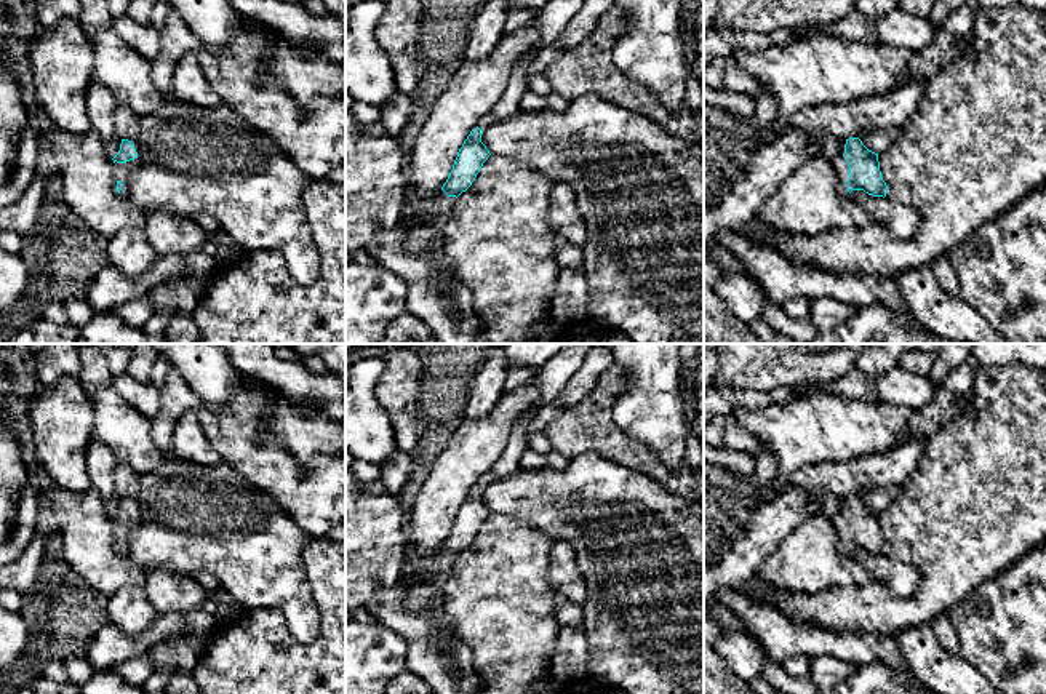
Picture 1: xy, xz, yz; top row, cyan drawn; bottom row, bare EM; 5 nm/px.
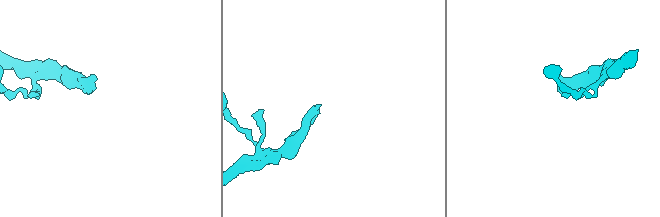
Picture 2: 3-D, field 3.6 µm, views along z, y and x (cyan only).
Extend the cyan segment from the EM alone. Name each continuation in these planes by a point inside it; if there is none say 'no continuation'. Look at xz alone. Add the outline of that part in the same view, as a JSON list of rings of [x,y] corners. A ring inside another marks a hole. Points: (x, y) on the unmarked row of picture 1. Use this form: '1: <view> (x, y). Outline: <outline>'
1: xz (550, 379). Outline: [[[565,344],[542,368],[534,371],[539,387],[536,405],[513,424],[507,446],[493,465],[493,469],[478,480],[480,488],[489,486],[493,481],[518,472],[520,459],[528,448],[528,422],[534,411],[547,403],[552,403],[563,387],[571,381],[573,374],[581,368],[587,352],[597,344]]]

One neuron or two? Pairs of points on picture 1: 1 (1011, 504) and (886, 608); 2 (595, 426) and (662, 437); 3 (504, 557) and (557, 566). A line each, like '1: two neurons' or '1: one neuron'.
1: one neuron
2: two neurons
3: two neurons

